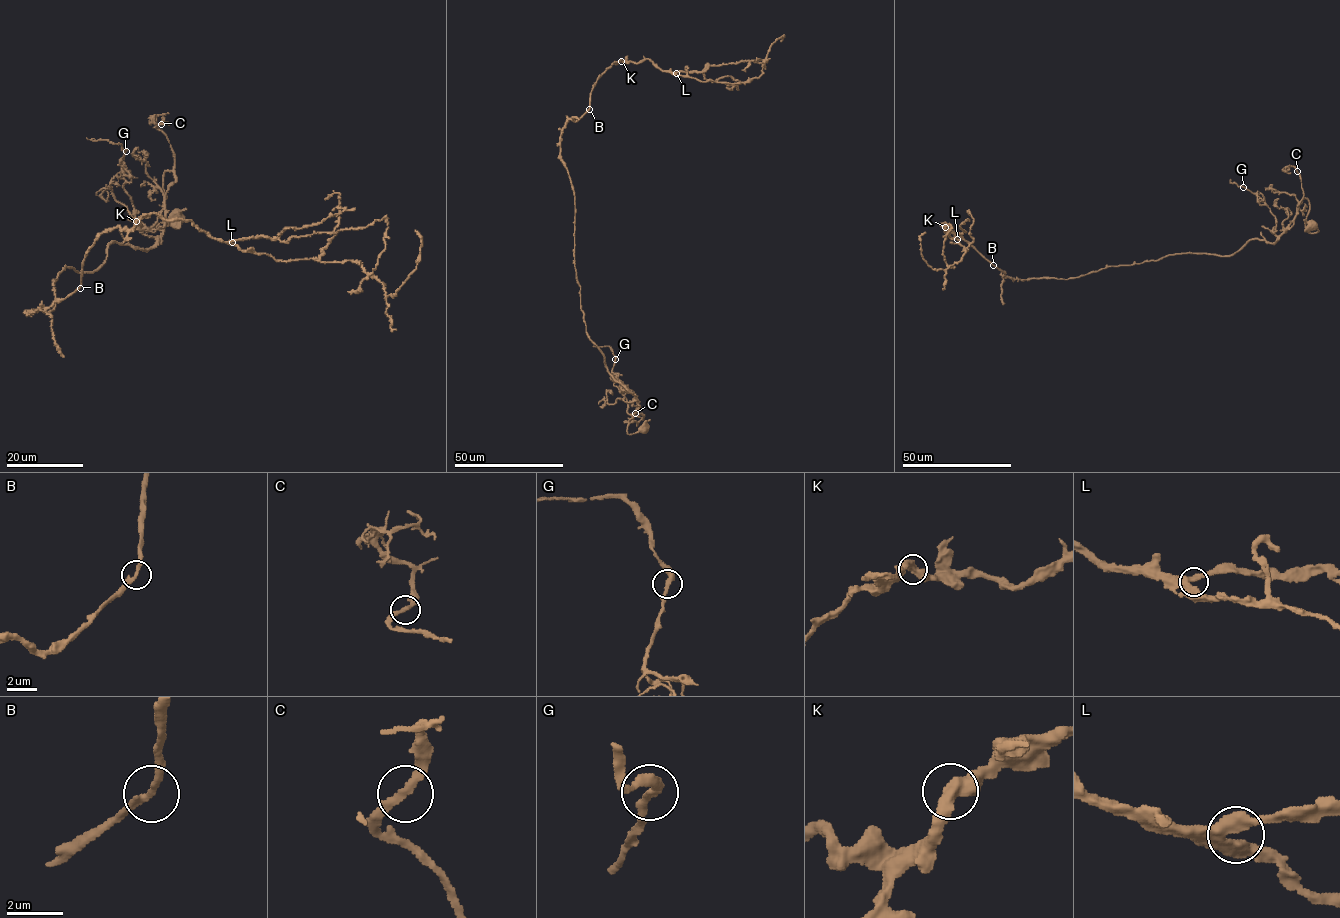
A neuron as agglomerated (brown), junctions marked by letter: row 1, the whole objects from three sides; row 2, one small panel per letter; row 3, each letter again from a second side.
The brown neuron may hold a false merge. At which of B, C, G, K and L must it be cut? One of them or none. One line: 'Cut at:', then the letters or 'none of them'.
Cut at: none of them

